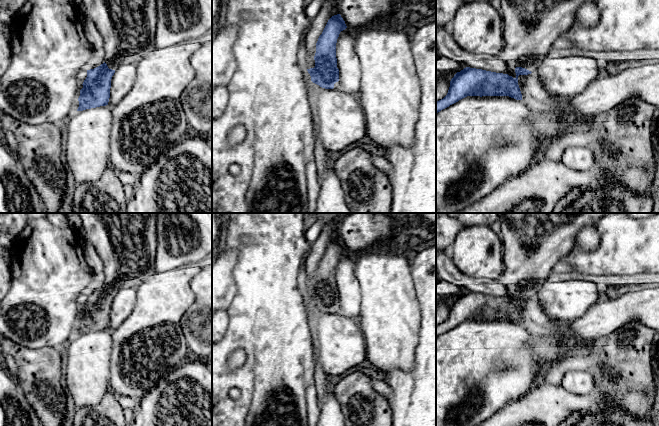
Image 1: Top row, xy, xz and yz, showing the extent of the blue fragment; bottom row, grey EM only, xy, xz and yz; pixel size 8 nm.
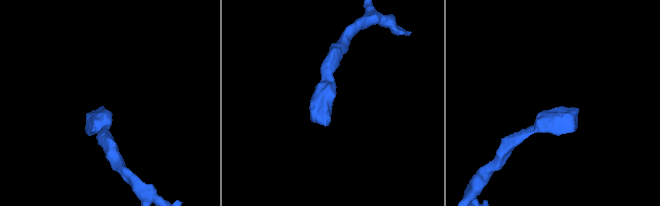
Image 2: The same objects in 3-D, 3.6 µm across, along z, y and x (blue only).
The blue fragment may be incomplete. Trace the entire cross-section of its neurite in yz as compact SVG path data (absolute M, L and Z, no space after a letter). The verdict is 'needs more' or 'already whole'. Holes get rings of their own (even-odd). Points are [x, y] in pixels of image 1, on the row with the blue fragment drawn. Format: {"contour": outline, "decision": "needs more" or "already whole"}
{"contour": "M500 0L499 11L503 21L503 49L498 56L515 69L516 77L482 69L466 67L450 81L447 95L436 102L436 114L467 96L509 96L522 100L518 85L519 75L536 71L556 39L574 22L575 12L588 2L596 0Z", "decision": "needs more"}

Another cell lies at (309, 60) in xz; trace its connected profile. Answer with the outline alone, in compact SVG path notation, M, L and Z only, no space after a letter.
M323 0L321 9L313 19L311 30L306 36L306 54L304 56L304 62L307 69L315 67L314 56L316 53L316 43L328 20L332 16L339 14L339 3L340 0Z

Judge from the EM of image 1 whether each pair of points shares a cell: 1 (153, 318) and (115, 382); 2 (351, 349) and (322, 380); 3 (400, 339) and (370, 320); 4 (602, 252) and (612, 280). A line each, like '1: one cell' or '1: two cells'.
1: one cell
2: two cells
3: one cell
4: two cells

